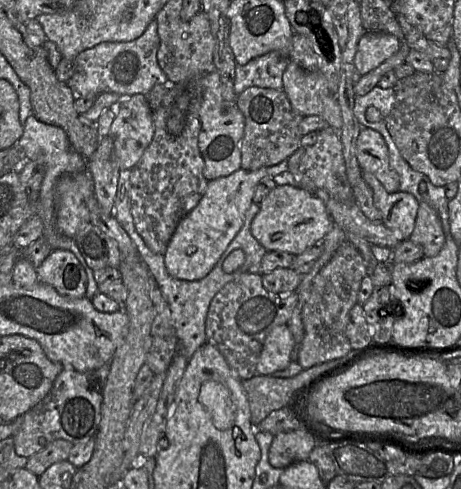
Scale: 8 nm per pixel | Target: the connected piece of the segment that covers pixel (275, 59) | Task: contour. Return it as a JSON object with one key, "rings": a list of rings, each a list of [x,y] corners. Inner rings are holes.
{"rings":[[[272,51],[252,59],[244,66],[237,64],[235,93],[238,96],[252,86],[274,90],[283,89],[283,74],[290,62],[288,56]]]}

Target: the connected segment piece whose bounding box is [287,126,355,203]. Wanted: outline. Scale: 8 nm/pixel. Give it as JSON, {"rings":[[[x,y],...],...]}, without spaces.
{"rings":[[[328,126],[318,131],[318,139],[313,146],[300,147],[288,159],[288,170],[297,181],[297,186],[312,192],[324,190],[333,198],[345,203],[354,203],[355,197],[343,158],[343,145],[338,130]]]}

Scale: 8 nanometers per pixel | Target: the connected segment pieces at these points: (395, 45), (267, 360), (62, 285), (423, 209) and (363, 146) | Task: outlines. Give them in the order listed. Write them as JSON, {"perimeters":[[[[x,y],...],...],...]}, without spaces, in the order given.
{"perimeters":[[[[365,32],[360,38],[354,64],[357,72],[364,76],[407,47],[394,35],[379,32]]],[[[287,324],[273,328],[264,340],[256,367],[257,375],[272,375],[286,369],[294,346],[295,341]]],[[[52,249],[36,271],[39,282],[52,286],[61,296],[69,299],[85,297],[87,274],[71,251]]],[[[420,202],[410,240],[421,246],[424,257],[436,256],[445,242],[445,234],[437,213],[428,204]]],[[[362,127],[357,138],[356,154],[362,171],[372,173],[387,192],[399,191],[399,176],[390,167],[388,148],[379,132]]]]}

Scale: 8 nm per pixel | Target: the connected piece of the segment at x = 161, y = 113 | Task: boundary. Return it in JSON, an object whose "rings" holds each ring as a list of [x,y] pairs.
{"rings":[[[202,76],[168,85],[160,107],[153,111],[154,136],[138,163],[131,169],[131,214],[146,245],[165,254],[178,223],[201,200],[208,180],[203,175],[204,159],[198,147],[201,130],[199,108]]]}

